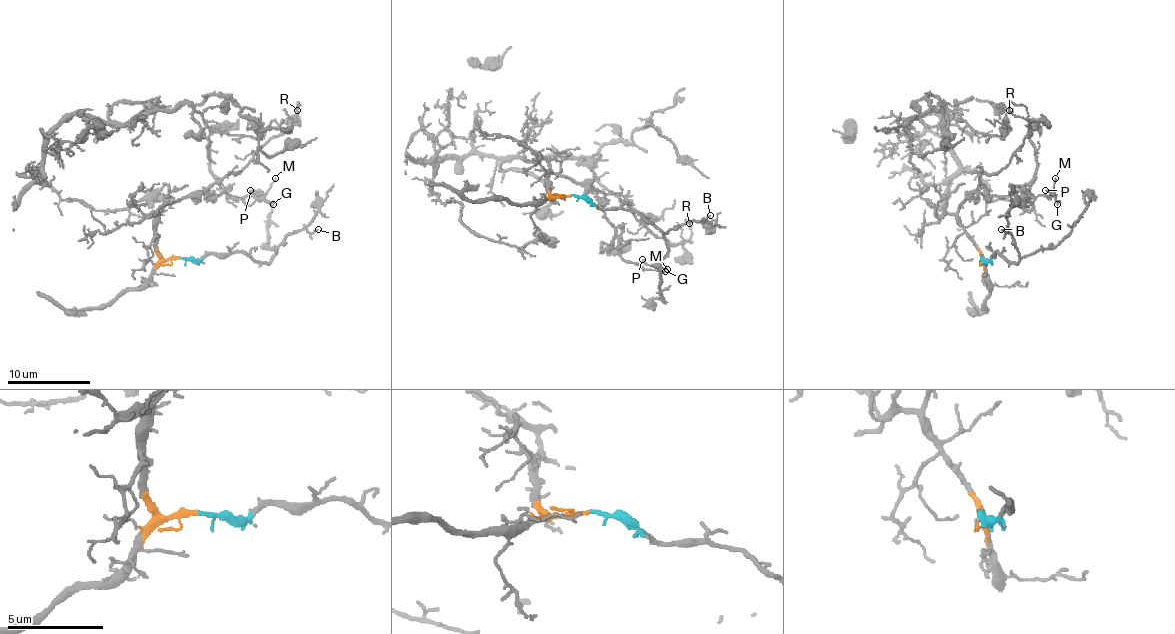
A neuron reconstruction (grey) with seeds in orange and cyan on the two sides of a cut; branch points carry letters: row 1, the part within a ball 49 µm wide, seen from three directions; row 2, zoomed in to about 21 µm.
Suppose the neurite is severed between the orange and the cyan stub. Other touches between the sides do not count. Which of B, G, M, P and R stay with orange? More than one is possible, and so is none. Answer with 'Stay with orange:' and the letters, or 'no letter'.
Stay with orange: G, M, P, R

